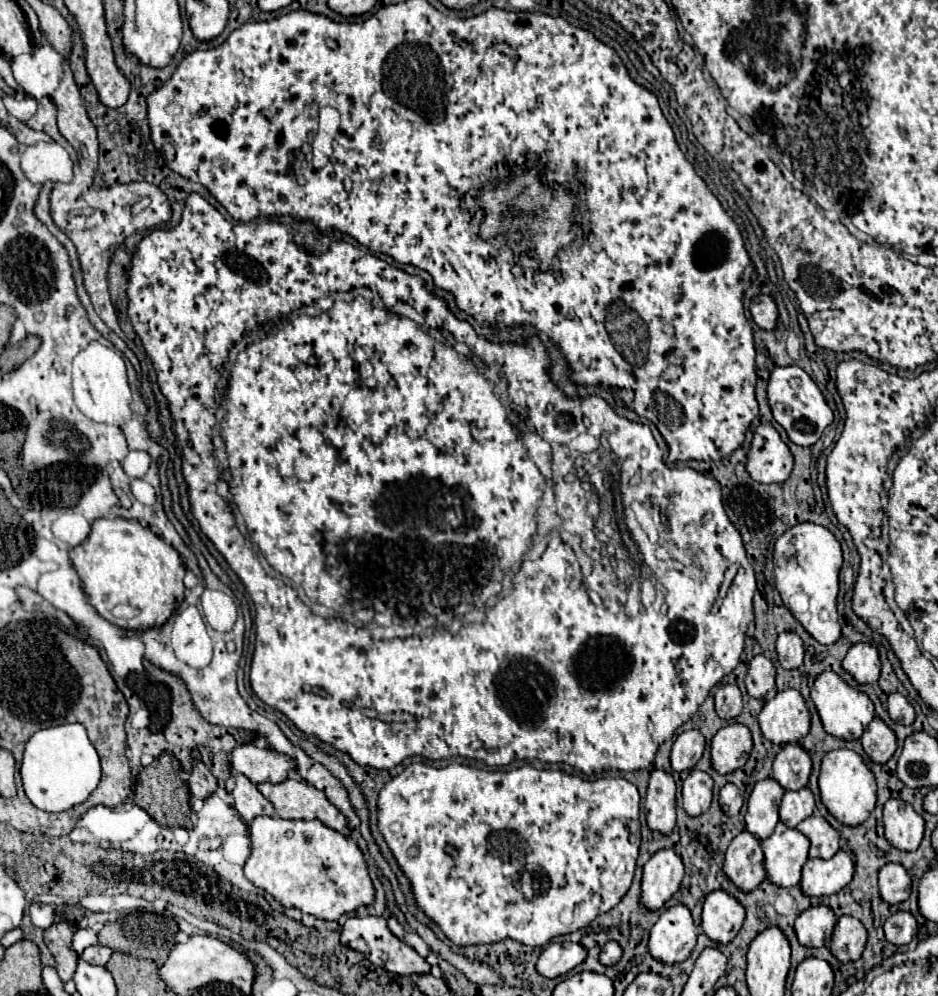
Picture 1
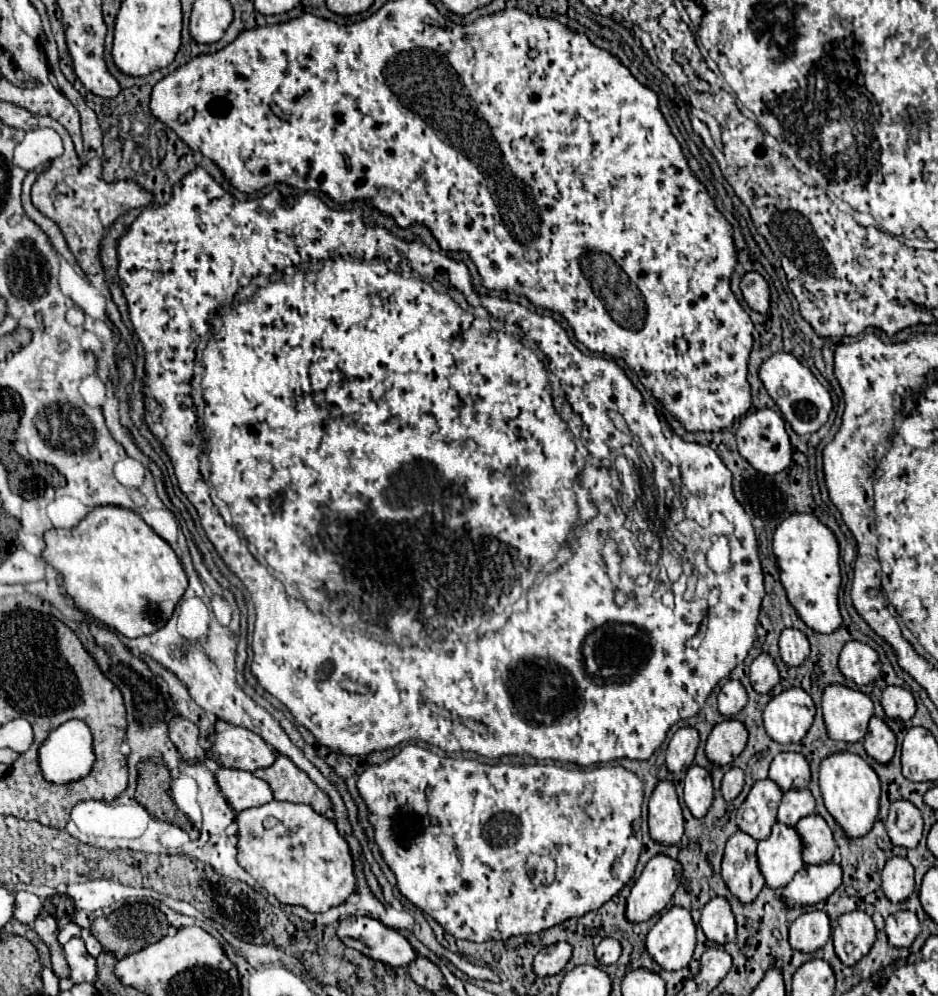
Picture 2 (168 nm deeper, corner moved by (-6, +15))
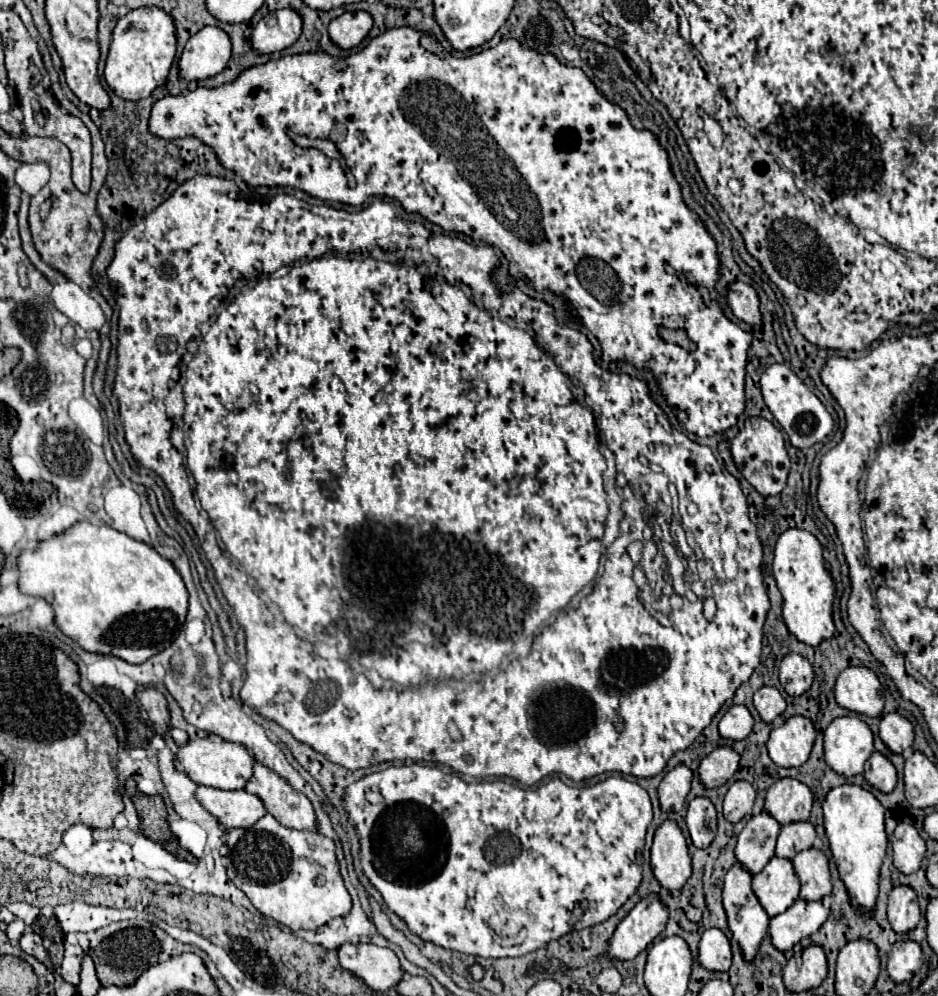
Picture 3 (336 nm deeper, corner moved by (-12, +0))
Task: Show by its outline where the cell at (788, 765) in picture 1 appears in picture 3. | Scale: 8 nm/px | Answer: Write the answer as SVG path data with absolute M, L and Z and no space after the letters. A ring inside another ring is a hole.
M782 778L770 786L764 812L780 826L790 822L806 822L812 812L812 792L796 778Z

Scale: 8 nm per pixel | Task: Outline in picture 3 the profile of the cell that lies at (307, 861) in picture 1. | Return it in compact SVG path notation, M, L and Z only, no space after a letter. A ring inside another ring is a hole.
M266 814L250 828L228 830L226 846L230 850L230 864L226 866L228 878L236 884L236 888L240 888L248 896L254 908L258 908L264 916L288 926L290 930L316 930L324 926L328 920L350 912L352 900L344 888L338 860L334 854L334 842L330 838L310 830L286 828L278 824L274 816Z

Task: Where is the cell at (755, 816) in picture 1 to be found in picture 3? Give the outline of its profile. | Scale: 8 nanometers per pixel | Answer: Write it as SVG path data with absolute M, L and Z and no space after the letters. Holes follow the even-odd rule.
M762 812L758 816L752 816L738 836L738 844L734 850L736 862L752 876L762 872L762 868L774 856L778 832L780 824L768 814Z

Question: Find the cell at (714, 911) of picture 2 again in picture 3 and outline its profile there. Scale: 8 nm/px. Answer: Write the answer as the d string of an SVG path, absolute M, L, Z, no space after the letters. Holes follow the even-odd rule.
M710 928L702 934L698 944L698 962L712 972L726 972L732 964L730 942L718 928Z

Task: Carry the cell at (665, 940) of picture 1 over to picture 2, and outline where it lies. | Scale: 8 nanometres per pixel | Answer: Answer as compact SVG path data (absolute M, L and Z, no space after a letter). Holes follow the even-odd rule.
M670 907L650 929L646 937L646 949L654 961L668 969L676 971L690 963L696 947L696 923L688 909Z

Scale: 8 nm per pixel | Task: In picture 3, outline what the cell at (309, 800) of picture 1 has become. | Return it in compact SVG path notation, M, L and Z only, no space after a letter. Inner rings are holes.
M254 764L252 780L248 780L244 790L258 796L264 802L268 814L272 814L282 826L296 830L316 830L316 816L310 800L302 792L288 786L270 768Z

